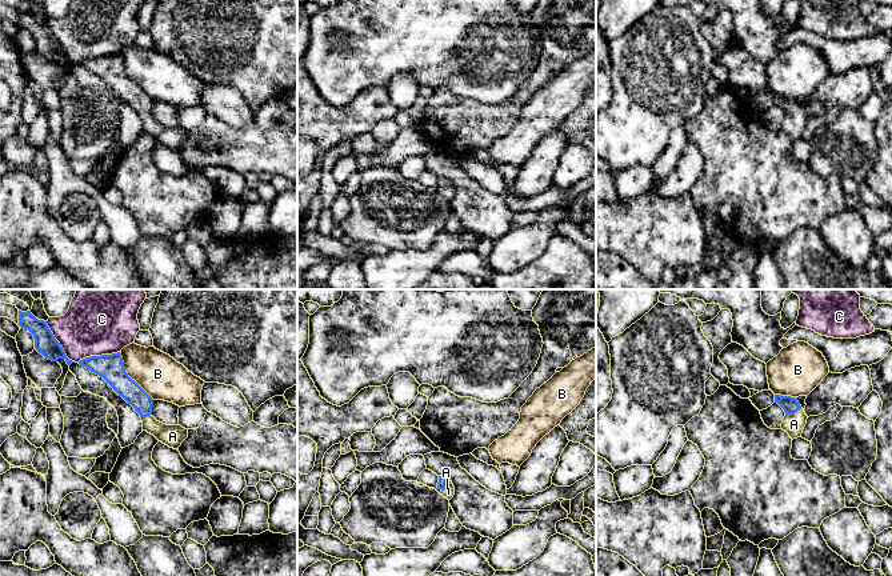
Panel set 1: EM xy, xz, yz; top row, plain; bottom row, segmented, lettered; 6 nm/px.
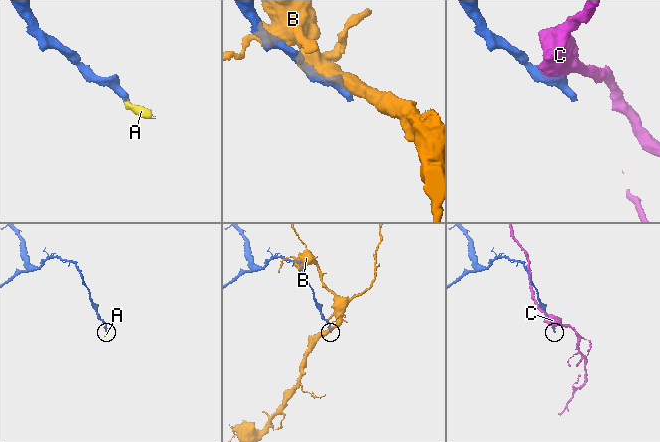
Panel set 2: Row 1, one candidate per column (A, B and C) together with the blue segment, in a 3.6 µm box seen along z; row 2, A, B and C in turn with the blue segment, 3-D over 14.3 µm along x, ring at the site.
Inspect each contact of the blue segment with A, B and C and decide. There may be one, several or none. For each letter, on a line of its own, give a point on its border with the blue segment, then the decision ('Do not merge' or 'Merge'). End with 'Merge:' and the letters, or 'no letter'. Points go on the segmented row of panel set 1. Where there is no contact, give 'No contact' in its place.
A: Touches blue at xz (444, 488). Merge
B: Touches blue at xy (128, 376). Do not merge
C: Touches blue at xy (59, 343). Do not merge
Merge: A

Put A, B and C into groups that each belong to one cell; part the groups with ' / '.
A / B / C

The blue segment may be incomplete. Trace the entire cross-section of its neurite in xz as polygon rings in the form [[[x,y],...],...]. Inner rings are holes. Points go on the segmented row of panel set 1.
[[[439,476],[436,491],[448,500],[451,500],[455,495],[455,487],[452,481],[445,476]]]

